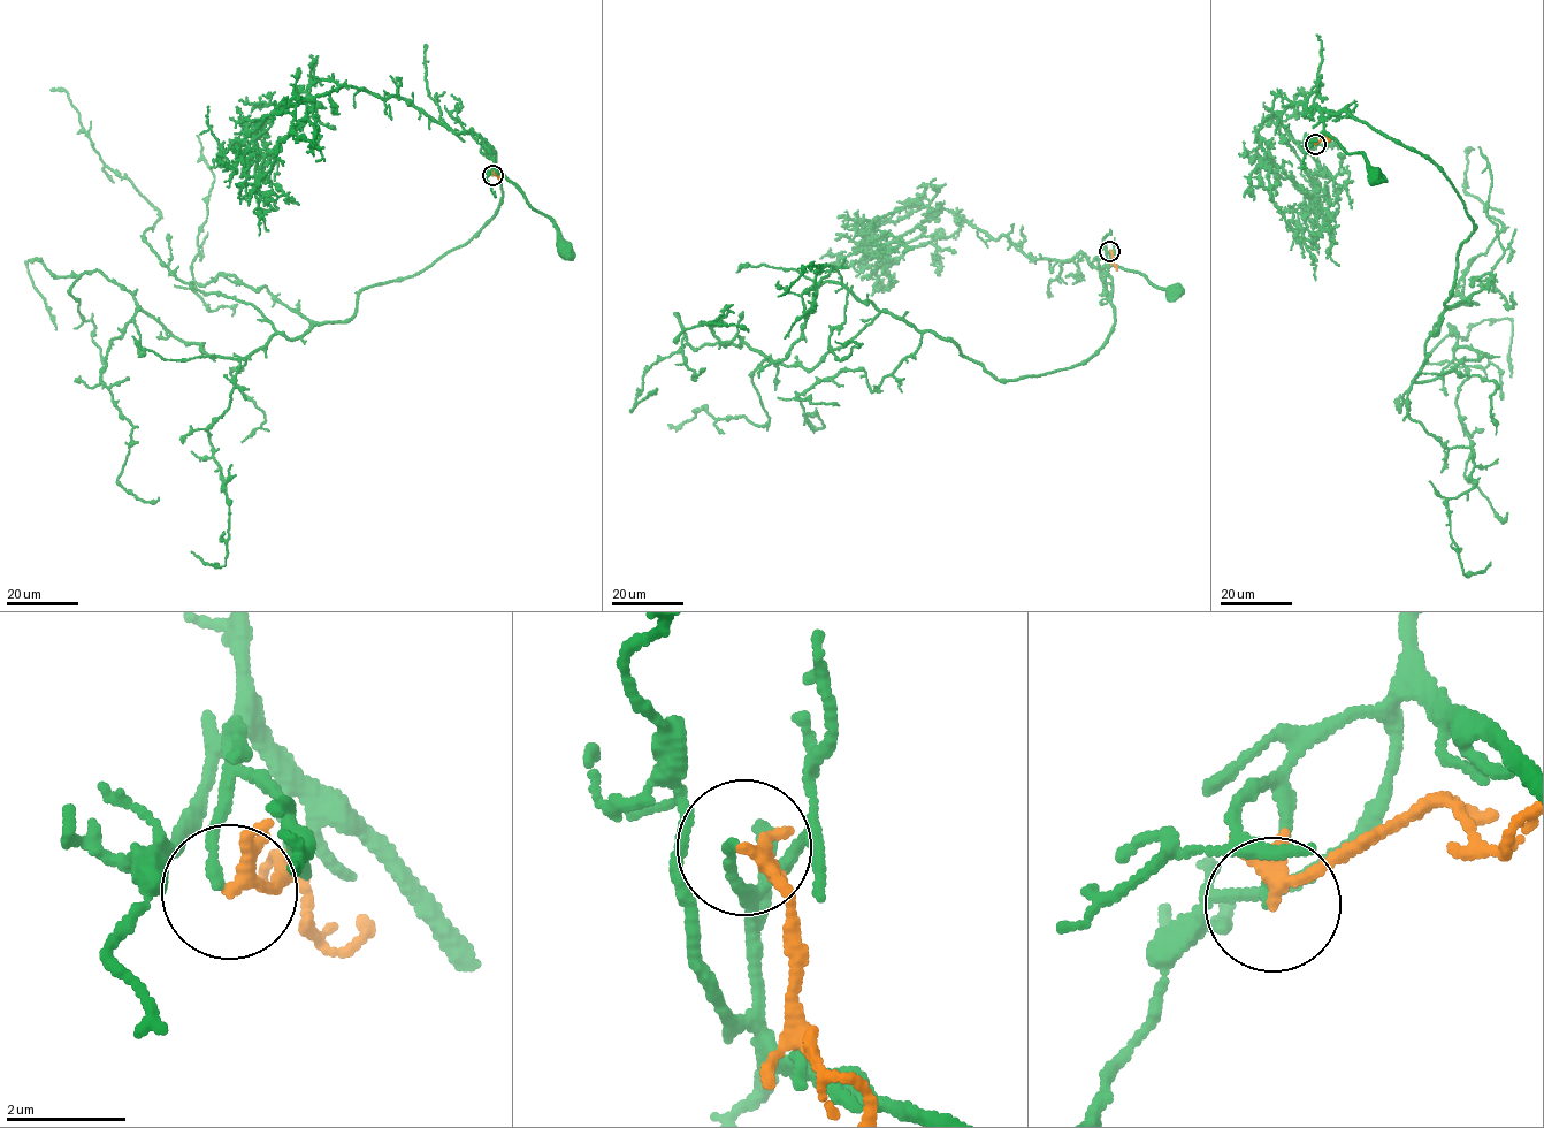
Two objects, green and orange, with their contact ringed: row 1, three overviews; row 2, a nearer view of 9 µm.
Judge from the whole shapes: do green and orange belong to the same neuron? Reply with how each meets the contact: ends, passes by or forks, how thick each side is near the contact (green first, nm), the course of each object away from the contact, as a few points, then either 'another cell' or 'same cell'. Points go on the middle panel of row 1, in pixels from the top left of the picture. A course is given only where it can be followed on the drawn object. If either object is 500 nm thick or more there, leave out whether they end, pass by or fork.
green forks there; orange passes by; 90 nm thick on the green side, 200 nm on the other; green runs (1109, 251), (1111, 264), (1136, 272), (1156, 286), (1175, 291); orange runs (1109, 251), (1117, 271); another cell

